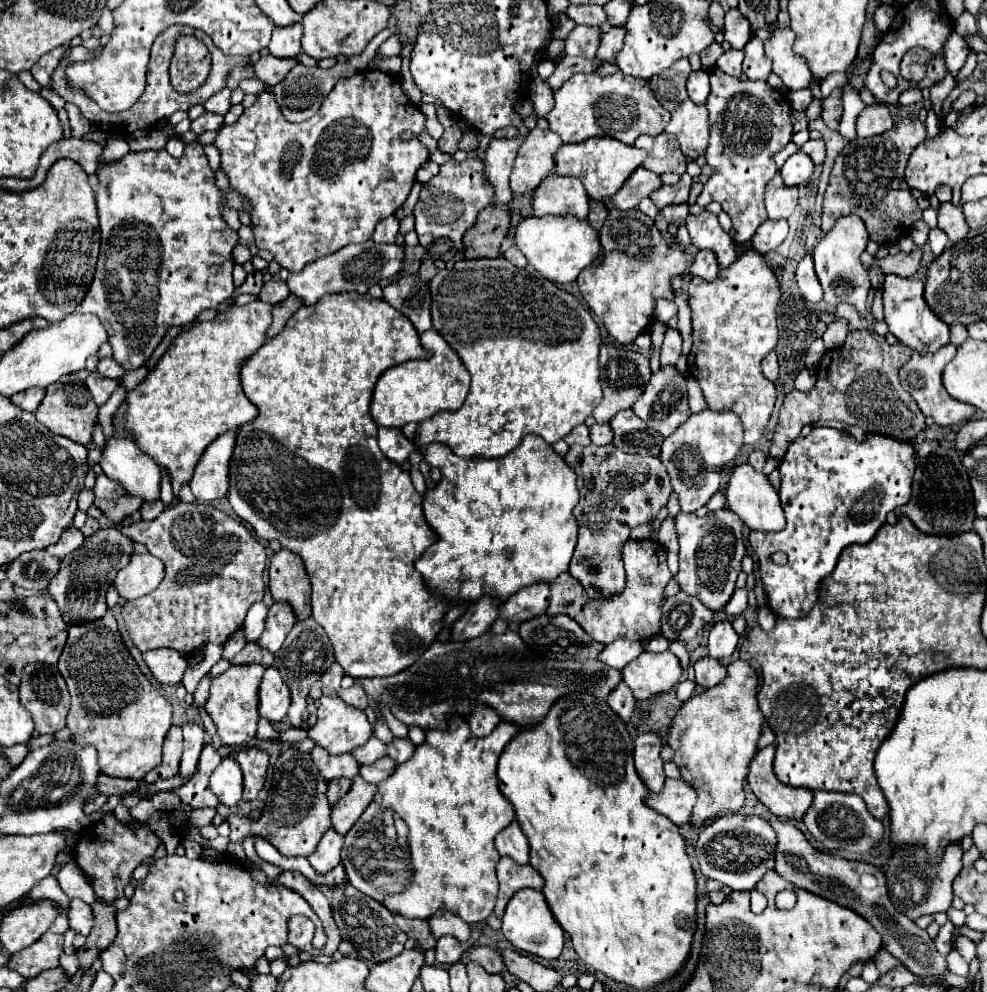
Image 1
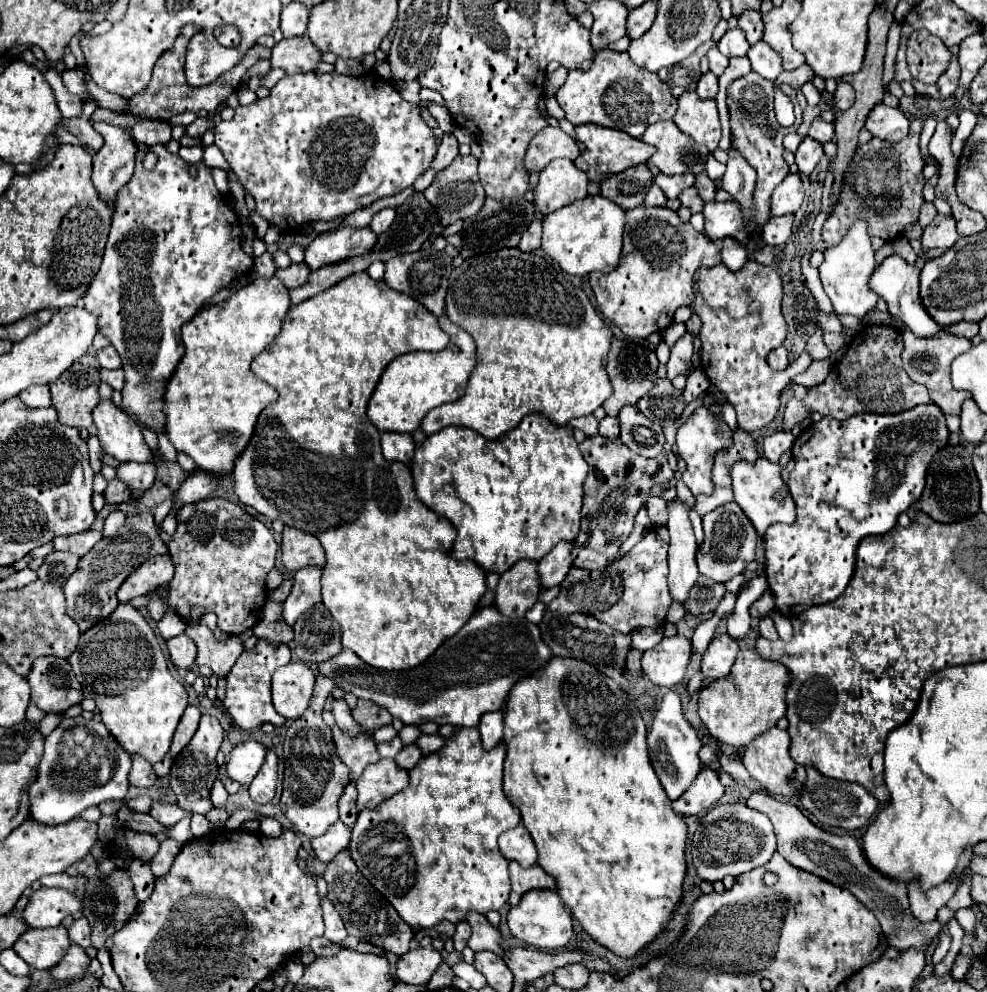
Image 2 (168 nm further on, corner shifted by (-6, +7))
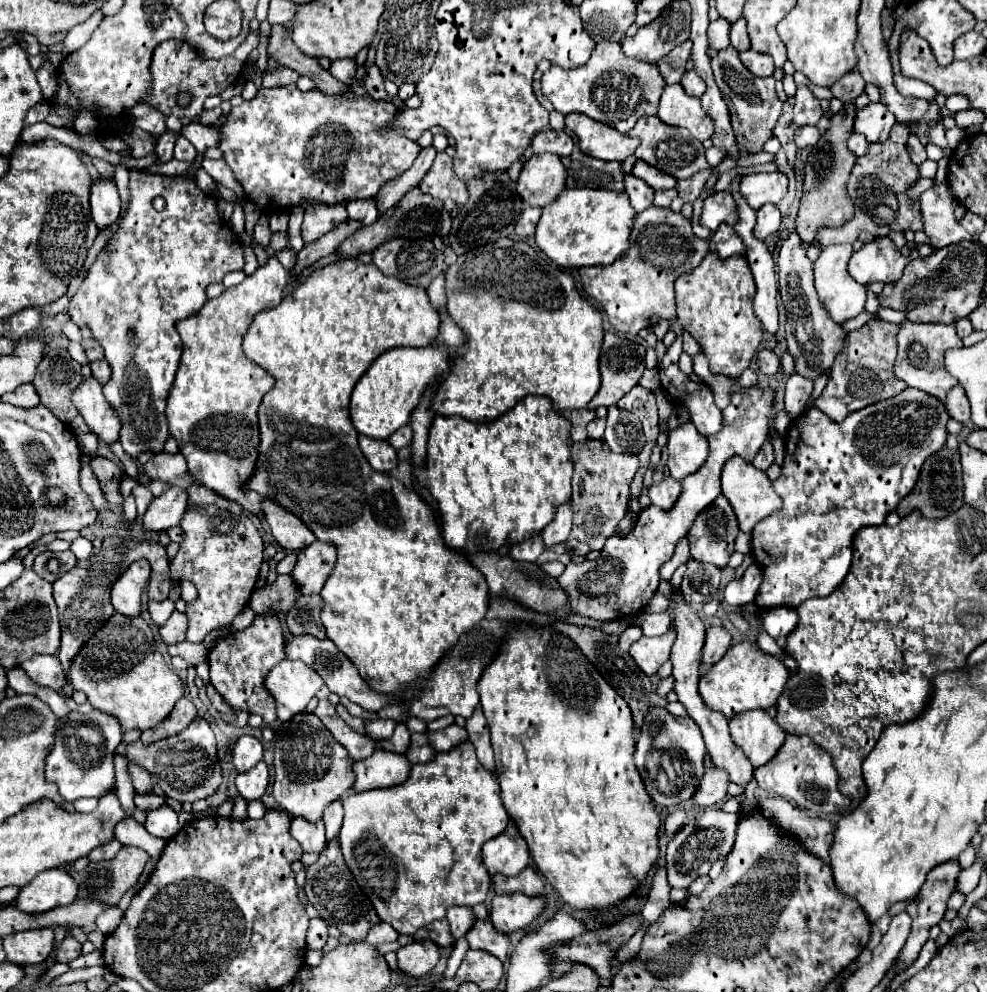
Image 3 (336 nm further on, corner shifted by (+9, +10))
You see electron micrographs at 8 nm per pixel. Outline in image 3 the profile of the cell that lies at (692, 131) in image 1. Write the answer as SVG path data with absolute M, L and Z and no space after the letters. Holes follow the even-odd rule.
M681 84L665 86L657 116L669 126L687 128L691 136L701 142L713 136L713 122L701 108L701 100L687 96Z

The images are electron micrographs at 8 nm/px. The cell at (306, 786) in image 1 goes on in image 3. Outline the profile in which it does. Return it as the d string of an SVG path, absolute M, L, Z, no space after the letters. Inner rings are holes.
M301 712L293 716L285 726L275 730L275 782L273 798L289 816L301 816L305 820L319 820L323 808L335 798L343 796L353 786L353 760L347 750L331 736L315 714Z

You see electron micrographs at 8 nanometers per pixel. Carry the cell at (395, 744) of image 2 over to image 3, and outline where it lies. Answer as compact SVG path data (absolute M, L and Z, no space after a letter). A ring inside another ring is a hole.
M397 724L393 736L391 736L389 740L379 740L379 746L381 746L383 750L403 754L405 748L407 748L407 744L409 744L409 736L411 736L411 734L407 732L407 728L405 728L403 724Z

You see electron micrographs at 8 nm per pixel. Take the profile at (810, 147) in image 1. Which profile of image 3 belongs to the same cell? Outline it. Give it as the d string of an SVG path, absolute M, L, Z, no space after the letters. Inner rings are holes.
M799 86L795 94L795 108L793 108L793 122L797 126L815 126L823 116L819 100L811 94L807 86Z

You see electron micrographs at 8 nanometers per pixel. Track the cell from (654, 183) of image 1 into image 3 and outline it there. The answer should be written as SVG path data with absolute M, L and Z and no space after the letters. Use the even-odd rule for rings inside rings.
M579 148L571 154L573 164L569 168L567 188L595 188L595 190L611 190L623 192L625 190L625 172L621 162L603 162L585 156Z

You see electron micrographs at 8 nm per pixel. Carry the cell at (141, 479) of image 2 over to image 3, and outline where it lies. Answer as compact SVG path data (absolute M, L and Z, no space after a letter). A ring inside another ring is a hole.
M159 452L147 464L143 464L143 474L149 480L159 480L159 482L167 484L167 482L187 474L187 462L181 454Z

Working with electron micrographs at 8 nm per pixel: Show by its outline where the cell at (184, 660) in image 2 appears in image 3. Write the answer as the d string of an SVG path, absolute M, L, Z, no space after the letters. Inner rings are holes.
M173 610L169 620L159 628L159 634L161 634L161 640L163 640L165 646L183 642L185 640L185 632L187 632L187 616L177 612L177 610Z

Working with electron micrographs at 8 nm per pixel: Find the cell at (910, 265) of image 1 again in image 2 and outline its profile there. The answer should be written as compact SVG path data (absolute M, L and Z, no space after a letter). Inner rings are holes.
M938 213L934 217L934 221L924 229L924 235L922 235L924 251L932 249L932 247L940 247L942 251L946 251L958 239L960 239L960 233L956 229L954 217L952 215L944 215L944 213Z

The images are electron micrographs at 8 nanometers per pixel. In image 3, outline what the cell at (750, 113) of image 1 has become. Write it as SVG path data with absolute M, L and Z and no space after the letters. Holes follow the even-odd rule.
M729 46L727 50L721 50L713 56L711 60L711 68L715 74L715 82L731 110L731 114L735 114L741 134L745 138L745 148L747 154L757 154L763 150L763 144L773 136L773 128L781 116L781 106L783 102L779 100L777 92L775 92L775 78L757 78L753 76L743 62L739 60L739 52Z

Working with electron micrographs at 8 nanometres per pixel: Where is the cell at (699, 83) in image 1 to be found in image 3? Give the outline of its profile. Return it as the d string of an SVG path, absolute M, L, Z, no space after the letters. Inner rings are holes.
M689 70L689 72L683 74L681 86L685 88L685 92L687 92L689 96L697 96L697 98L699 98L699 96L705 92L705 82L703 82L701 76L697 76L695 70Z

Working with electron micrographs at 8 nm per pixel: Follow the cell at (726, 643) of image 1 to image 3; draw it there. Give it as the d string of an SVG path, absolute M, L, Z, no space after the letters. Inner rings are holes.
M753 562L745 574L739 578L739 580L731 580L725 590L723 590L723 600L729 604L729 606L741 606L741 604L747 604L751 600L755 600L757 596L757 590L761 586L761 568L757 568L757 564Z

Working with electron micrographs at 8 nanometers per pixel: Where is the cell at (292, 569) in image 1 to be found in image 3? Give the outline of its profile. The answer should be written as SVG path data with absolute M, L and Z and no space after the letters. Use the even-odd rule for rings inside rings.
M265 500L261 504L263 512L265 512L265 520L271 526L271 534L275 544L285 550L285 552L297 552L305 546L309 546L311 542L315 542L313 532L309 532L309 528L291 512L283 510L281 506L277 506L275 502Z

